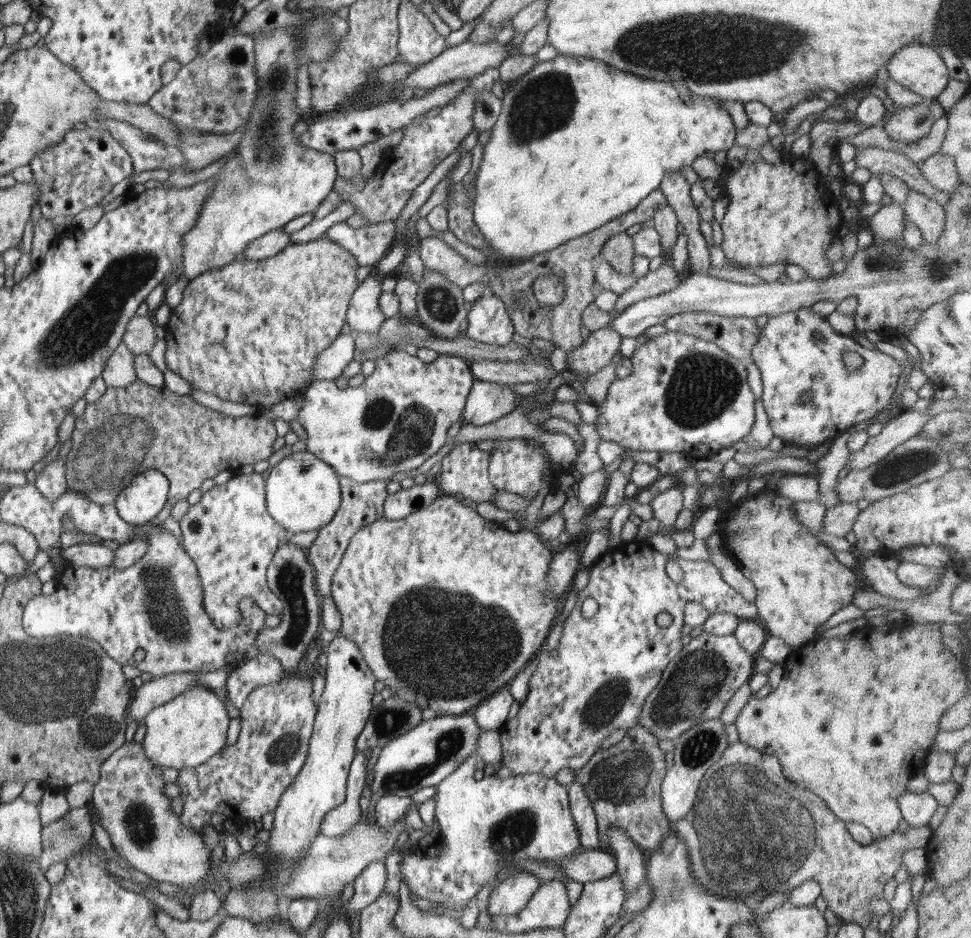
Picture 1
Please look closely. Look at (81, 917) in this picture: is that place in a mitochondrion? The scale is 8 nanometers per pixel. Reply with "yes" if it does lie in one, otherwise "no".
no

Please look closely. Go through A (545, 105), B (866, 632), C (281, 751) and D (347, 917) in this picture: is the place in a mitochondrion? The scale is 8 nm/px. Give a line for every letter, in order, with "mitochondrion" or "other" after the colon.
A: mitochondrion
B: other
C: mitochondrion
D: other

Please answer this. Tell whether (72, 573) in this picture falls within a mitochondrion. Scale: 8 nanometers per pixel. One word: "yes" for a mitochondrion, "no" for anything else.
no

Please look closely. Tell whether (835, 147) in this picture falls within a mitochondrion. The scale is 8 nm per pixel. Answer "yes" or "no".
no

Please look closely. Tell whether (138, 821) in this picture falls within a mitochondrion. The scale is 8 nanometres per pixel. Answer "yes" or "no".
yes

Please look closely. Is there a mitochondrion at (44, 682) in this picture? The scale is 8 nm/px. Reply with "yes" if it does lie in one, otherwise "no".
yes

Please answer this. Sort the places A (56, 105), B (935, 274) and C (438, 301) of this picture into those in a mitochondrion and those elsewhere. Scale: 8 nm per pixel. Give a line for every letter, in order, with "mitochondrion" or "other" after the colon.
A: other
B: mitochondrion
C: mitochondrion

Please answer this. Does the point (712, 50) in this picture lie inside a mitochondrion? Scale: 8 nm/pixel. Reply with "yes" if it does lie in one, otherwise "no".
yes

